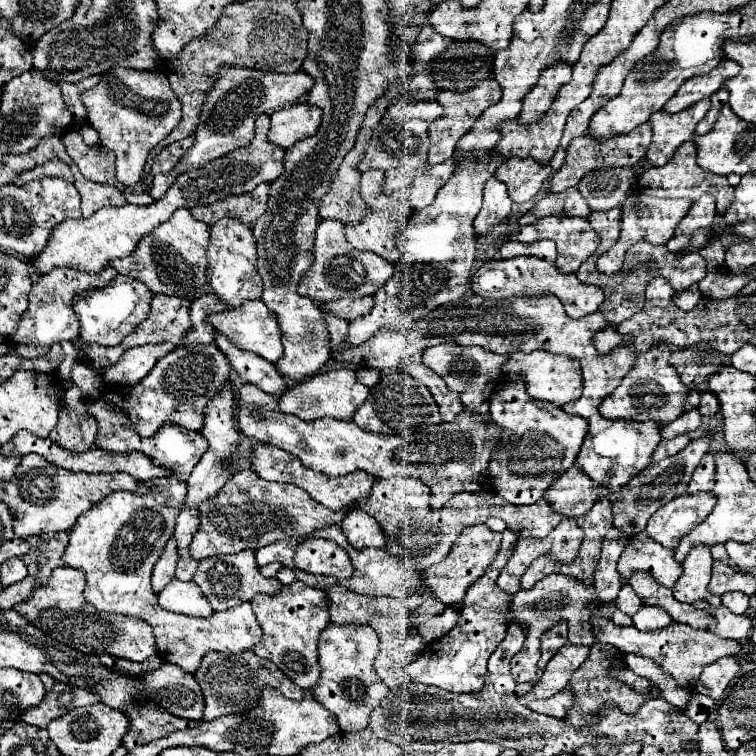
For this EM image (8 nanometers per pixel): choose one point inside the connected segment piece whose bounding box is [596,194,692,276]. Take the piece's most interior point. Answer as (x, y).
(644, 217)

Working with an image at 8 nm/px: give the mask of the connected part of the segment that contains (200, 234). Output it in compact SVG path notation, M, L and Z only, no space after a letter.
M176 210L168 222L160 224L156 230L148 232L136 252L126 258L116 258L110 262L120 274L132 276L144 282L152 292L172 294L180 298L198 298L208 294L206 282L206 248L208 248L208 230L210 226L196 220L190 210Z

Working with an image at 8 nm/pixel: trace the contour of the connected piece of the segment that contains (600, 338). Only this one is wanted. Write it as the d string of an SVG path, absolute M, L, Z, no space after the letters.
M606 326L604 330L600 330L600 334L596 334L596 342L594 346L600 350L600 352L608 352L612 350L614 346L618 346L620 342L628 342L632 346L632 336L620 336L614 326Z

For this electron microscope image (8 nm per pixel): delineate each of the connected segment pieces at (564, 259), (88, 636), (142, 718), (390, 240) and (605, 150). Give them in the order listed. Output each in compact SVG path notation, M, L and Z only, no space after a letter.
M544 216L544 218L538 218L536 222L528 224L528 226L522 226L522 228L516 228L508 240L518 240L518 242L526 242L526 244L532 244L532 242L538 242L538 240L554 240L556 246L558 246L558 264L560 270L564 272L576 272L580 262L588 256L594 254L596 246L598 246L598 236L596 232L592 230L592 226L588 224L586 218L566 218L566 216Z
M58 566L52 570L46 586L36 586L32 596L16 604L14 610L22 614L36 628L44 630L44 634L56 638L58 642L72 646L86 654L112 654L120 658L128 658L134 662L142 662L150 656L156 656L156 640L152 628L144 620L120 616L120 614L100 614L92 612L88 602L84 602L84 572L68 566Z
M132 706L132 710L124 710L124 714L130 718L128 736L122 740L128 750L164 738L174 730L196 726L192 720L176 718L164 710L156 710L156 706Z
M372 170L372 172L364 172L360 178L360 196L364 200L364 204L368 206L368 212L364 214L364 218L356 224L346 224L346 240L358 248L358 250L370 250L390 262L398 262L400 258L400 250L396 246L396 238L400 236L400 230L404 230L404 222L408 222L408 218L412 216L412 208L408 206L406 200L402 200L400 196L386 196L382 194L382 184L384 184L384 172L380 170Z
M648 122L636 126L636 130L632 130L628 134L614 134L614 136L608 136L608 138L596 138L590 132L586 132L584 136L574 138L568 146L568 158L566 158L564 166L558 172L554 172L552 178L550 178L550 190L552 192L564 192L566 188L576 186L582 180L582 176L588 174L594 168L640 164L646 158L650 138L652 138L652 130L650 130Z

